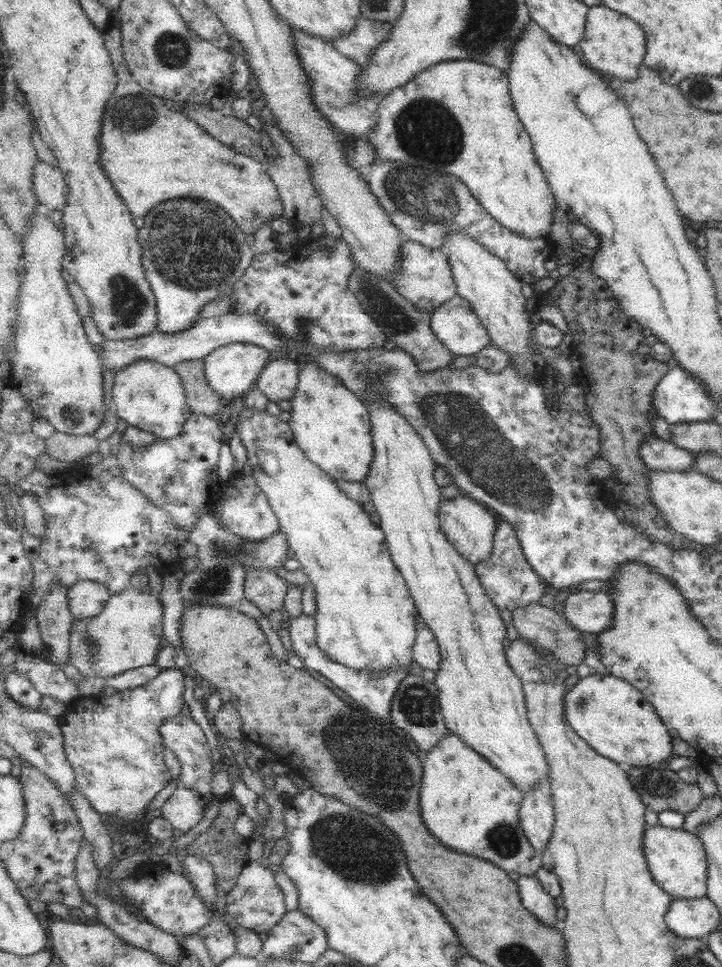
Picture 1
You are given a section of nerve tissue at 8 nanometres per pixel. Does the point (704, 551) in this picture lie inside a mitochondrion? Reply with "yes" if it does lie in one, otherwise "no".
no

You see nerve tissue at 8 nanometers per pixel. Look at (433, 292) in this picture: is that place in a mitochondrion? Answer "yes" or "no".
no

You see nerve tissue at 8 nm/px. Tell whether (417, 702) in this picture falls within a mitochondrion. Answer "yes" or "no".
yes

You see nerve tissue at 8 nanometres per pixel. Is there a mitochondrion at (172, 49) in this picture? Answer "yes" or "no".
yes

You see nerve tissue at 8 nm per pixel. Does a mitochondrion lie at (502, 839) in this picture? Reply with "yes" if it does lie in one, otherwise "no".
yes

